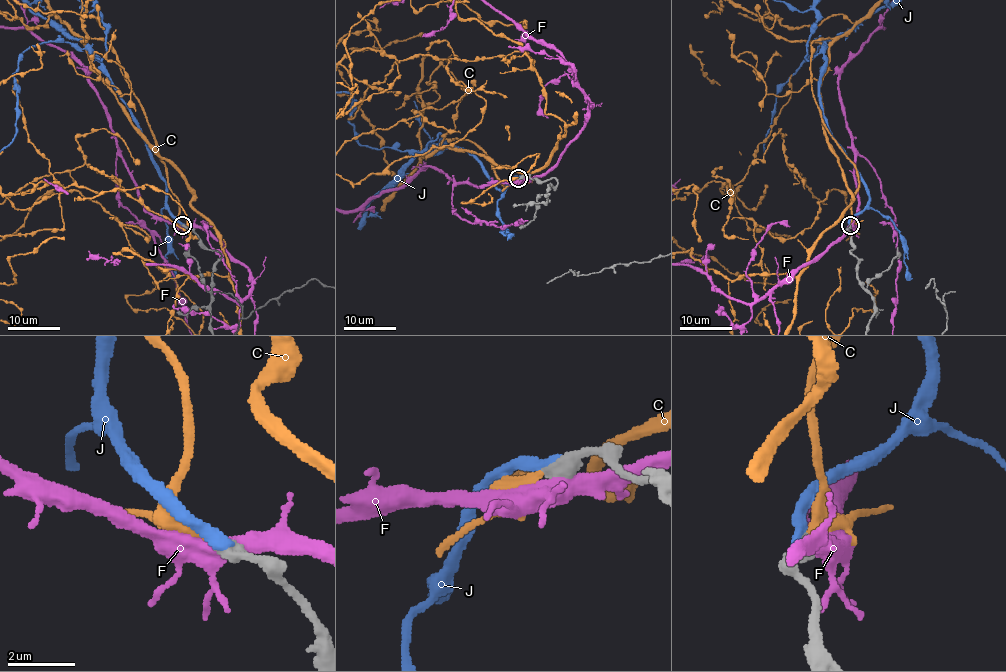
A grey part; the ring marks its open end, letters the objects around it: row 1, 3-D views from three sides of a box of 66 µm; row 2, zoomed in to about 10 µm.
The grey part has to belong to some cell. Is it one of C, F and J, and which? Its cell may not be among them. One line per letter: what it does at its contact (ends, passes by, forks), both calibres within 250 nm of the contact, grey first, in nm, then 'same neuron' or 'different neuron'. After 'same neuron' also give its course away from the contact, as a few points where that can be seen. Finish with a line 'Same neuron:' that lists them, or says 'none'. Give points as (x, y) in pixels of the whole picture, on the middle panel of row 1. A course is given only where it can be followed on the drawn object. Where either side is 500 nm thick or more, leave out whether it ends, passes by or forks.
C: it ends | 440/360 nm | same neuron
F: 500/480 nm | different neuron
J: 500/340 nm | different neuron
Same neuron: C

